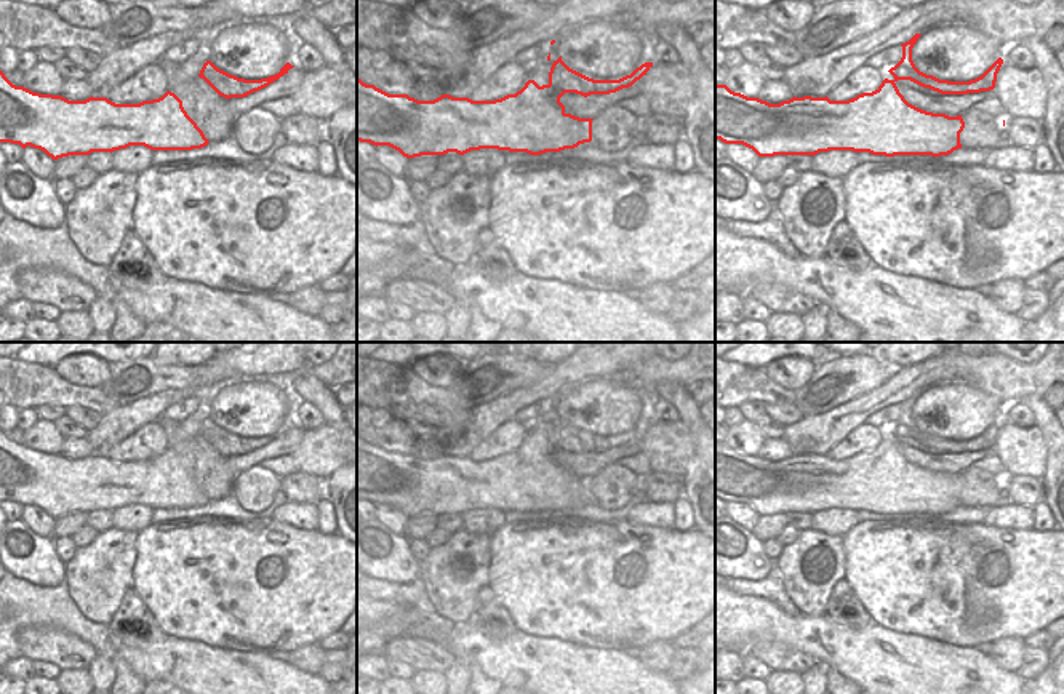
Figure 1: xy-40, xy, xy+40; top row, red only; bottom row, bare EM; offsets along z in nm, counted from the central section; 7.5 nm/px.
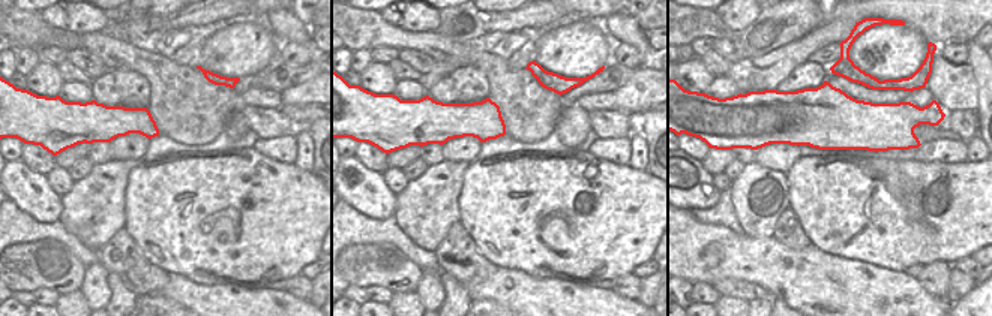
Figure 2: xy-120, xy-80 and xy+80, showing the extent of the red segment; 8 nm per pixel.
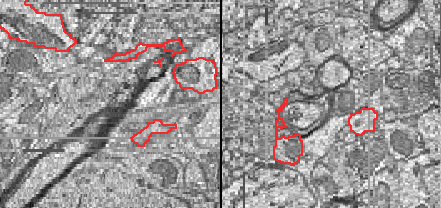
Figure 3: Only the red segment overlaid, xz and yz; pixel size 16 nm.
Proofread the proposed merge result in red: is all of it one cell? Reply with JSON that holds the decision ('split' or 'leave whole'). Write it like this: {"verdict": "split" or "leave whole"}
{"verdict": "leave whole"}

